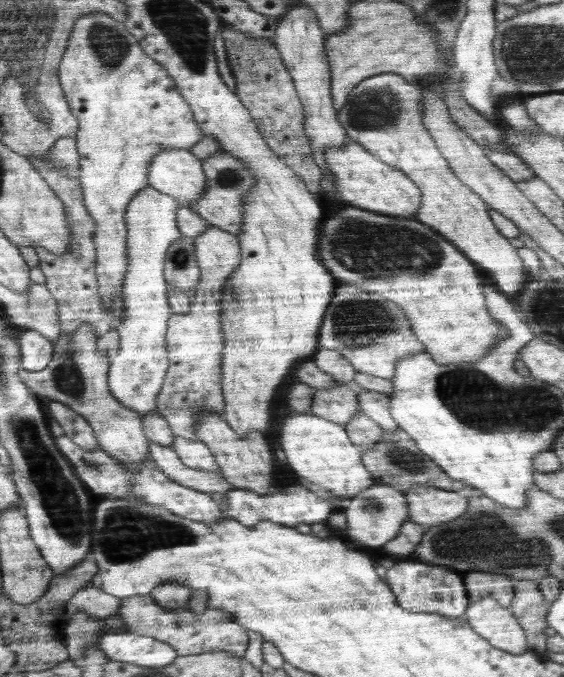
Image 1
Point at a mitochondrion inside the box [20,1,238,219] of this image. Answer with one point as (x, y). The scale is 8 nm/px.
(110, 49)

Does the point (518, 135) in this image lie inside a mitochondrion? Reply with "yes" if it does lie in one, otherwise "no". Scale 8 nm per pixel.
no

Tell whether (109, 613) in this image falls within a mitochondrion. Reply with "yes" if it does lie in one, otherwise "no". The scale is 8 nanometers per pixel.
no

